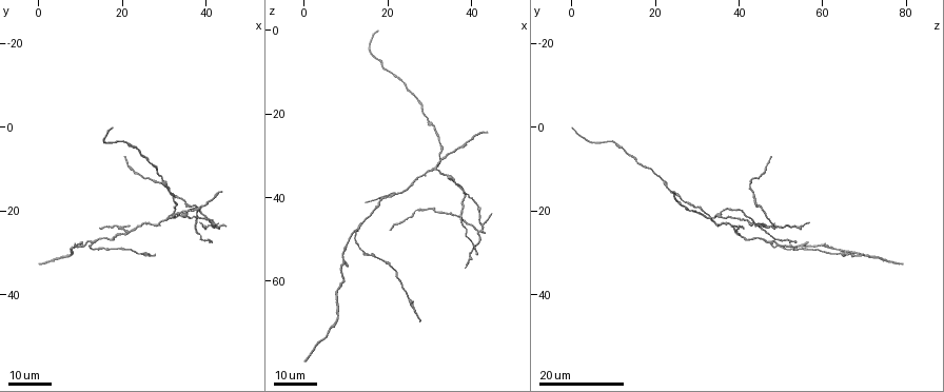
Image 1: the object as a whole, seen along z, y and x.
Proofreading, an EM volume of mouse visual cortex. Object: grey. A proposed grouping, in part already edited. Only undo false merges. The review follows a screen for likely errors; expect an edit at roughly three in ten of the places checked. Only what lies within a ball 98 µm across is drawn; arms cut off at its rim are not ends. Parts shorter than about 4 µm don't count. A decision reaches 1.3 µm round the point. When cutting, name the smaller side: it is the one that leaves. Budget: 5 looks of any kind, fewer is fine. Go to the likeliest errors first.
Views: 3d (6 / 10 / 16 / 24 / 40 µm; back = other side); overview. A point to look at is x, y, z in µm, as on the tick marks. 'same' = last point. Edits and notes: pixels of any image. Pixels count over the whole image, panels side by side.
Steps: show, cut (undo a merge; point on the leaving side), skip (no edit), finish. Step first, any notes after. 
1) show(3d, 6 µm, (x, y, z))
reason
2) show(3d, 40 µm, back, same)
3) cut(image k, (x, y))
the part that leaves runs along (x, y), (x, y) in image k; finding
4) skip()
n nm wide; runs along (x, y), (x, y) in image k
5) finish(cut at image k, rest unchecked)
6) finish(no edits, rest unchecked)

show(3d, 24 µm, (35.5, 21.5, 35.0))
small branch off a trunk

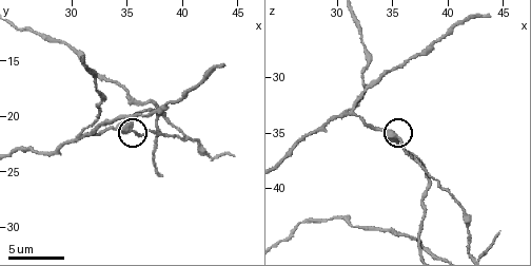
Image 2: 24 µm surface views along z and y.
show(3d, 6 µm, (35.4, 21.2, 35.4))

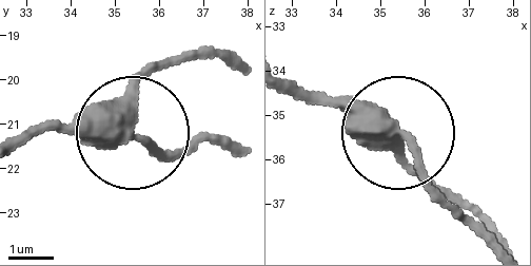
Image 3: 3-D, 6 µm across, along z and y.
cut(image 3, (155, 154))
390 nm wide; a second neuron is stuck on

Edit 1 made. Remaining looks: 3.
show(3d, 16 µm, (21.5, 25.0, 40.0))
three arms meet

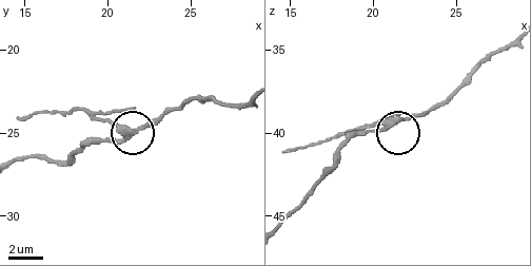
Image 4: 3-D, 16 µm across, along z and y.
show(3d, 10 µm, (20.8, 25.0, 39.4))

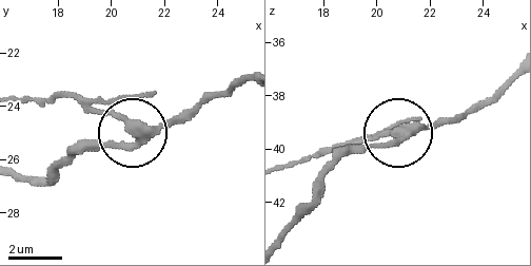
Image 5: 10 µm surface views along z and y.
cut(image 5, (129, 96))
3 arms; the part that leaves runs along (142, 131), (62, 97), (22, 97) in image 5; a second neuron is stuck on

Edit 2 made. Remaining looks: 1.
finish(cut at image 3, cut at image 5, rest unchecked)

